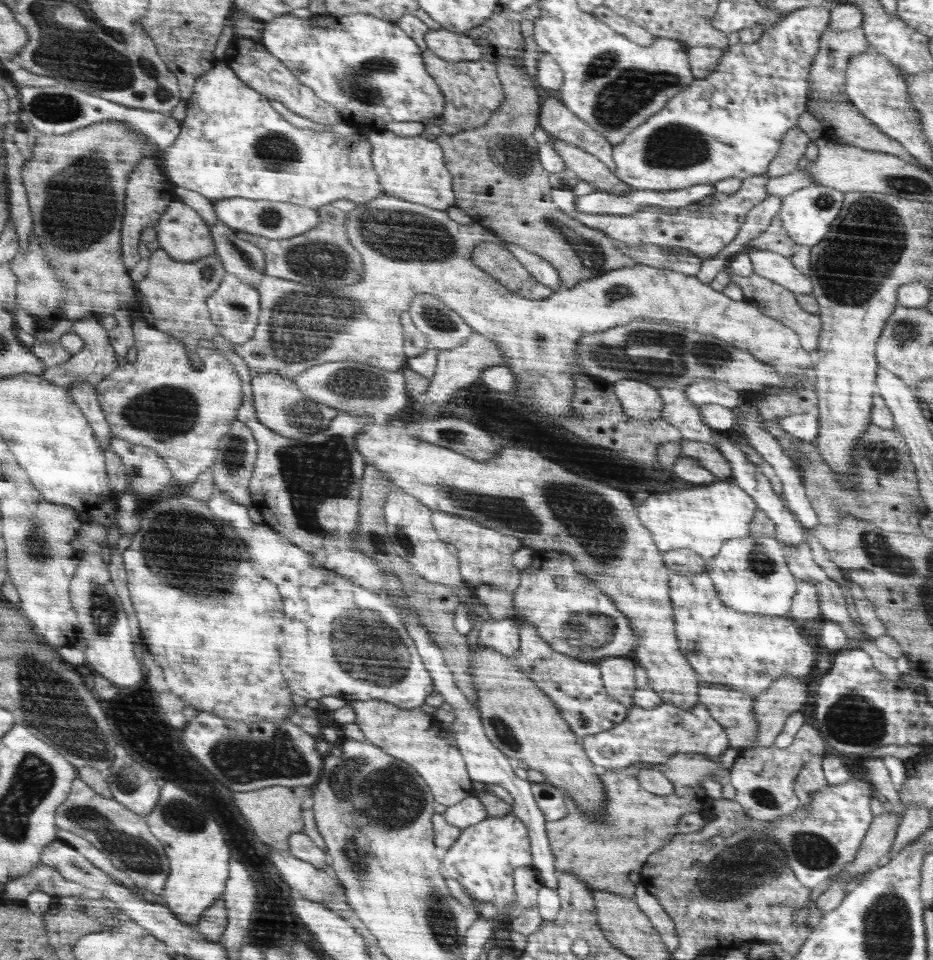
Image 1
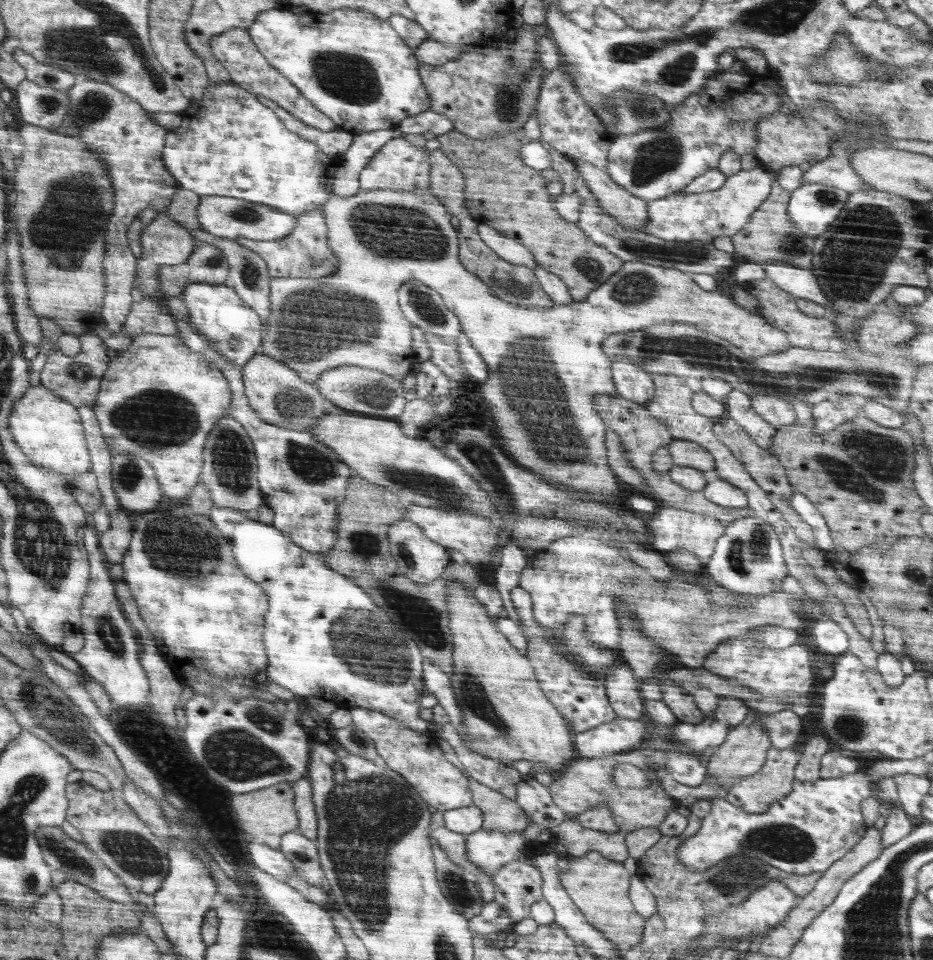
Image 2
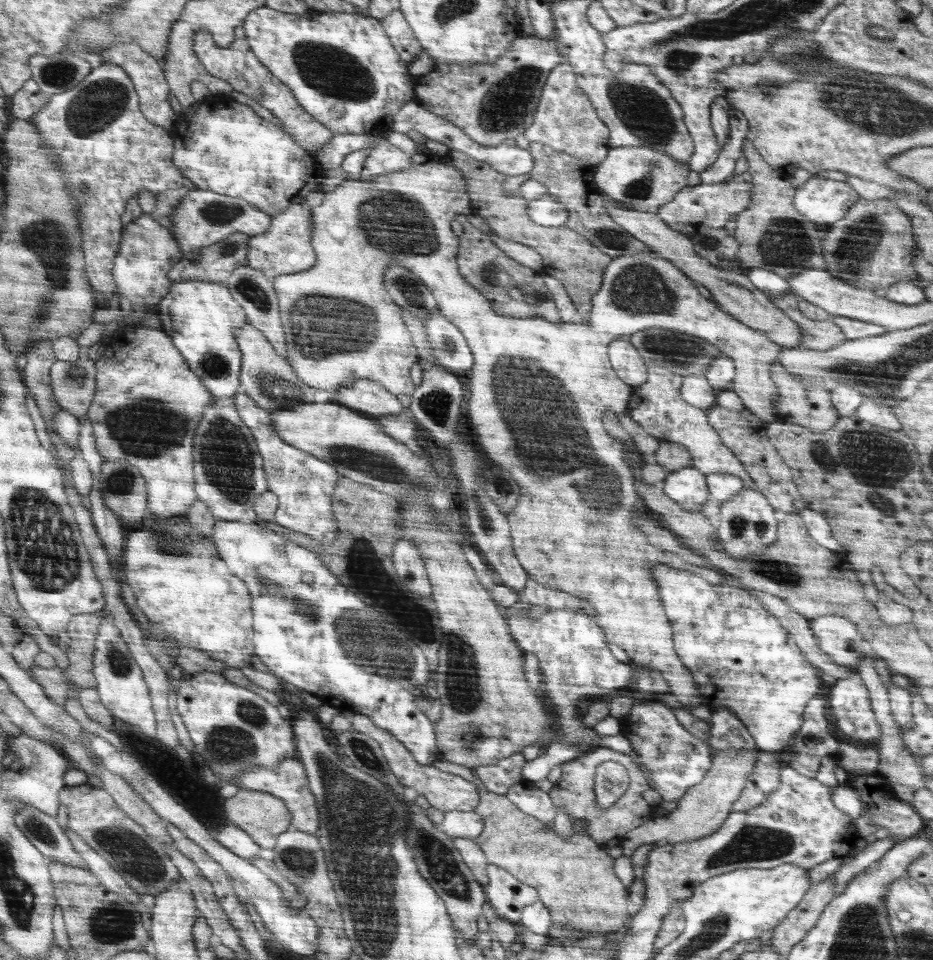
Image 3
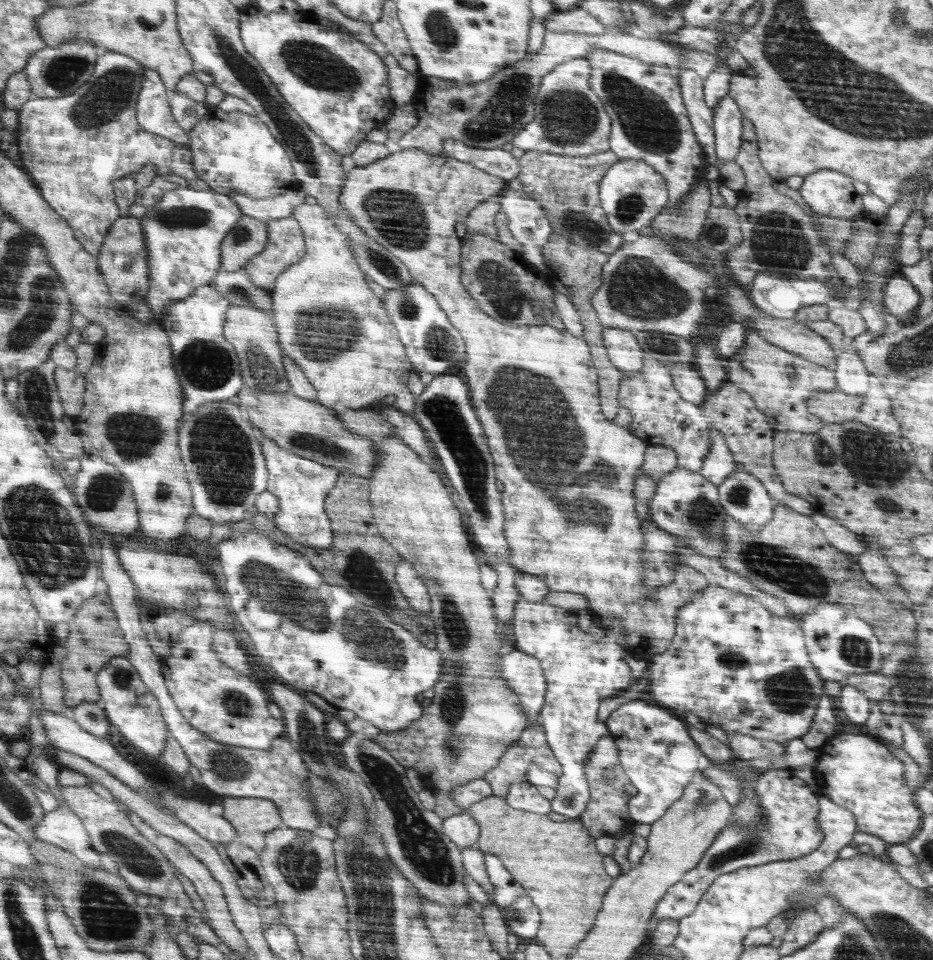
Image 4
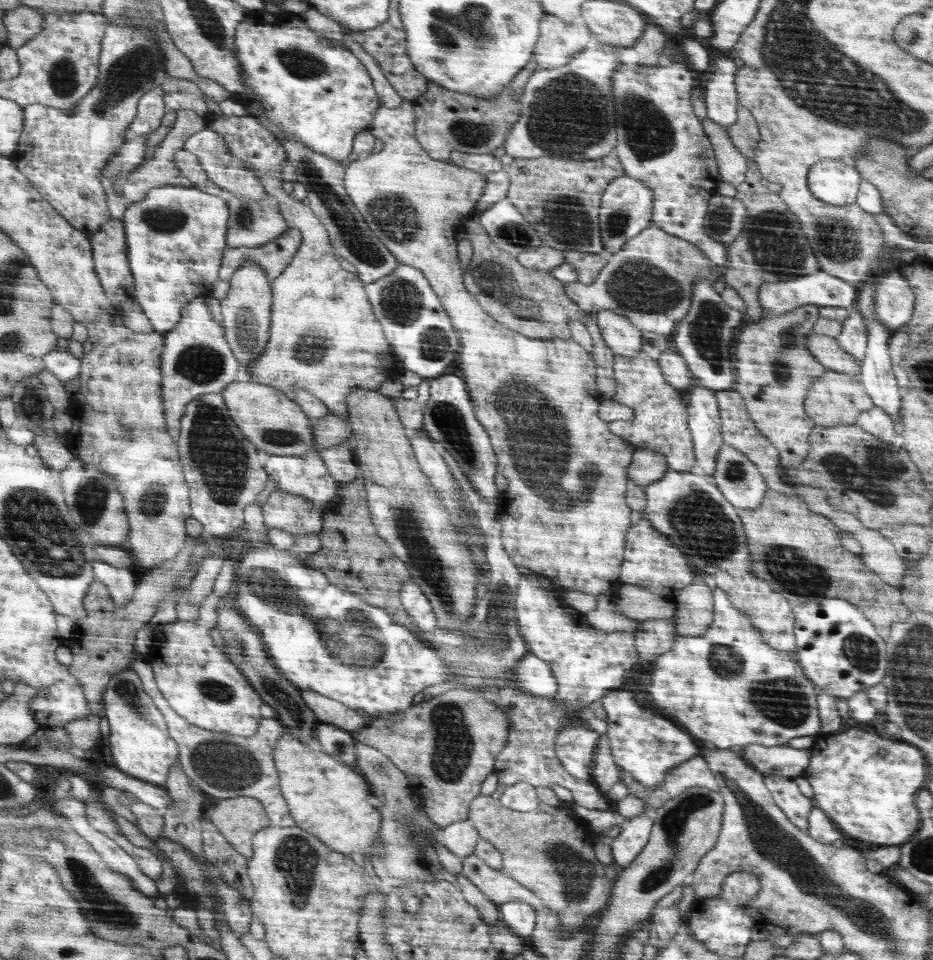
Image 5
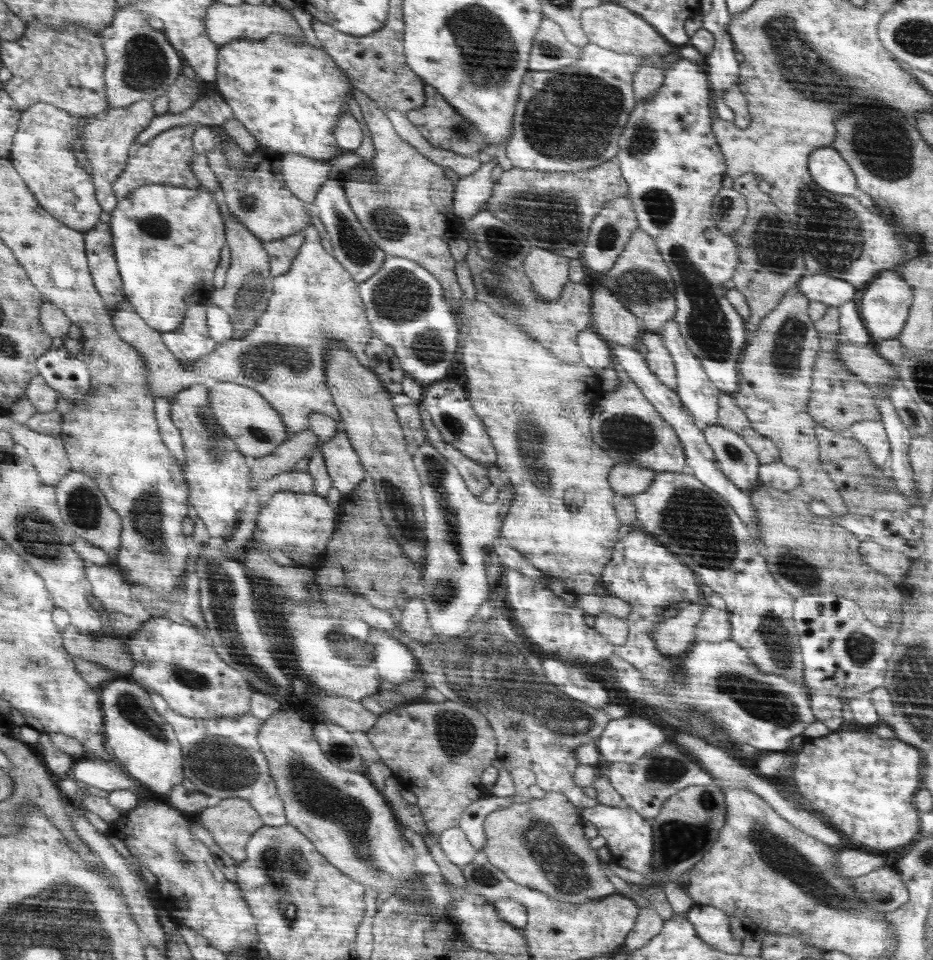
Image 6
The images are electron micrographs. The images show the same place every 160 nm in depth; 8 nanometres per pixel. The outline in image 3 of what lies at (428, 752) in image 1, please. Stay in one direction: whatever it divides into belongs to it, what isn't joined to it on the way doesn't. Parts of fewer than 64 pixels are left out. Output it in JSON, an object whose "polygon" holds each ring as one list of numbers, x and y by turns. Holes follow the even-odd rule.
{"polygon":[[354,713,352,718,352,728,357,732,370,736,382,750,382,754,386,757,389,769,399,781,417,790,419,796,424,796,430,803,430,806,441,810,444,813,450,811,473,811,480,802,480,795,476,786,468,780,434,767,432,764,420,764,413,752,406,748,401,741,398,741,392,733,386,732,386,729,378,728,374,721,366,715]]}

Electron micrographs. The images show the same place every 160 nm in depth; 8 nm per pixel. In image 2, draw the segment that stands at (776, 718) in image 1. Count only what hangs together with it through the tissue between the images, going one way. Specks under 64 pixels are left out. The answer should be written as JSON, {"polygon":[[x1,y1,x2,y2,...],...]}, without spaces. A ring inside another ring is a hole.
{"polygon":[[751,709,749,715,729,733,726,743,714,750,716,752,712,757,704,759,707,768,706,780,712,777,720,786,727,784,731,787,736,779,750,776,760,770,771,748,770,738,762,729,763,724,757,719,757,711]]}

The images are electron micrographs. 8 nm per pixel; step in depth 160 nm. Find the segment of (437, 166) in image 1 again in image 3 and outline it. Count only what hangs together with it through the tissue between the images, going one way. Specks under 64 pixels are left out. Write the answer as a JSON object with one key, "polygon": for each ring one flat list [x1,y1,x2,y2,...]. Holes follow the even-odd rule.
{"polygon":[[387,140,379,142,368,155,361,170,361,176,363,179,372,180,376,176,398,172,412,165,410,158,408,153,402,152,400,148,390,144]]}

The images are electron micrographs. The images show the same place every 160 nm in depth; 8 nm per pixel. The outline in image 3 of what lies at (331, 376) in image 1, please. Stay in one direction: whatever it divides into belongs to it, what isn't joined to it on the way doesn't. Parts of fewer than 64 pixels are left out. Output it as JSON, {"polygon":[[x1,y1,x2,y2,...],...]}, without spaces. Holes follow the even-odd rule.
{"polygon":[[358,379,350,387,338,388,336,393,333,402,365,416,397,415,406,410,397,396,370,379]]}

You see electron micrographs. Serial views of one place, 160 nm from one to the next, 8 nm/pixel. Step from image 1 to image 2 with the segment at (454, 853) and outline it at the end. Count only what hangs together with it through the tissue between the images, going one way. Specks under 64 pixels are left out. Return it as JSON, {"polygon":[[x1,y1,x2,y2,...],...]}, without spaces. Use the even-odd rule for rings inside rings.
{"polygon":[[484,826,466,837,469,860,490,878,506,864,518,861,529,842,523,832,496,832]]}

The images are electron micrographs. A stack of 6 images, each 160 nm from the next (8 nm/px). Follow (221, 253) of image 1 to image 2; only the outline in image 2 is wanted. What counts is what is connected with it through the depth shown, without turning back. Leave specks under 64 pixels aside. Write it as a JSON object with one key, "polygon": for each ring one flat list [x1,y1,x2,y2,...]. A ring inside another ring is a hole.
{"polygon":[[189,230,192,236,192,241,196,248,204,244,213,244,216,248,220,248,222,253,225,254,229,262,229,272,230,275,224,281,224,284,229,285,237,291,238,296,241,297,246,304,249,304,261,317,264,325,267,325,267,318,269,317,270,301,269,301,269,284,271,276,269,275,269,270,266,266,266,262,262,258,258,257,258,254,254,254,252,250,248,250,245,246,238,244,236,239,223,239,210,234,209,232,204,232,204,230]]}

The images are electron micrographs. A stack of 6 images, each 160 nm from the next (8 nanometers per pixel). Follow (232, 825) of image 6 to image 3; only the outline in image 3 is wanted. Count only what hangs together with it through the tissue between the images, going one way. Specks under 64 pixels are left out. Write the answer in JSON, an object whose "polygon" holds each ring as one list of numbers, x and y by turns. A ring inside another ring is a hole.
{"polygon":[[238,788,236,795,226,800,224,810,226,816,237,827,245,830,265,852,270,852,276,847,277,836,291,828,292,813,286,808,285,801,267,792]]}

